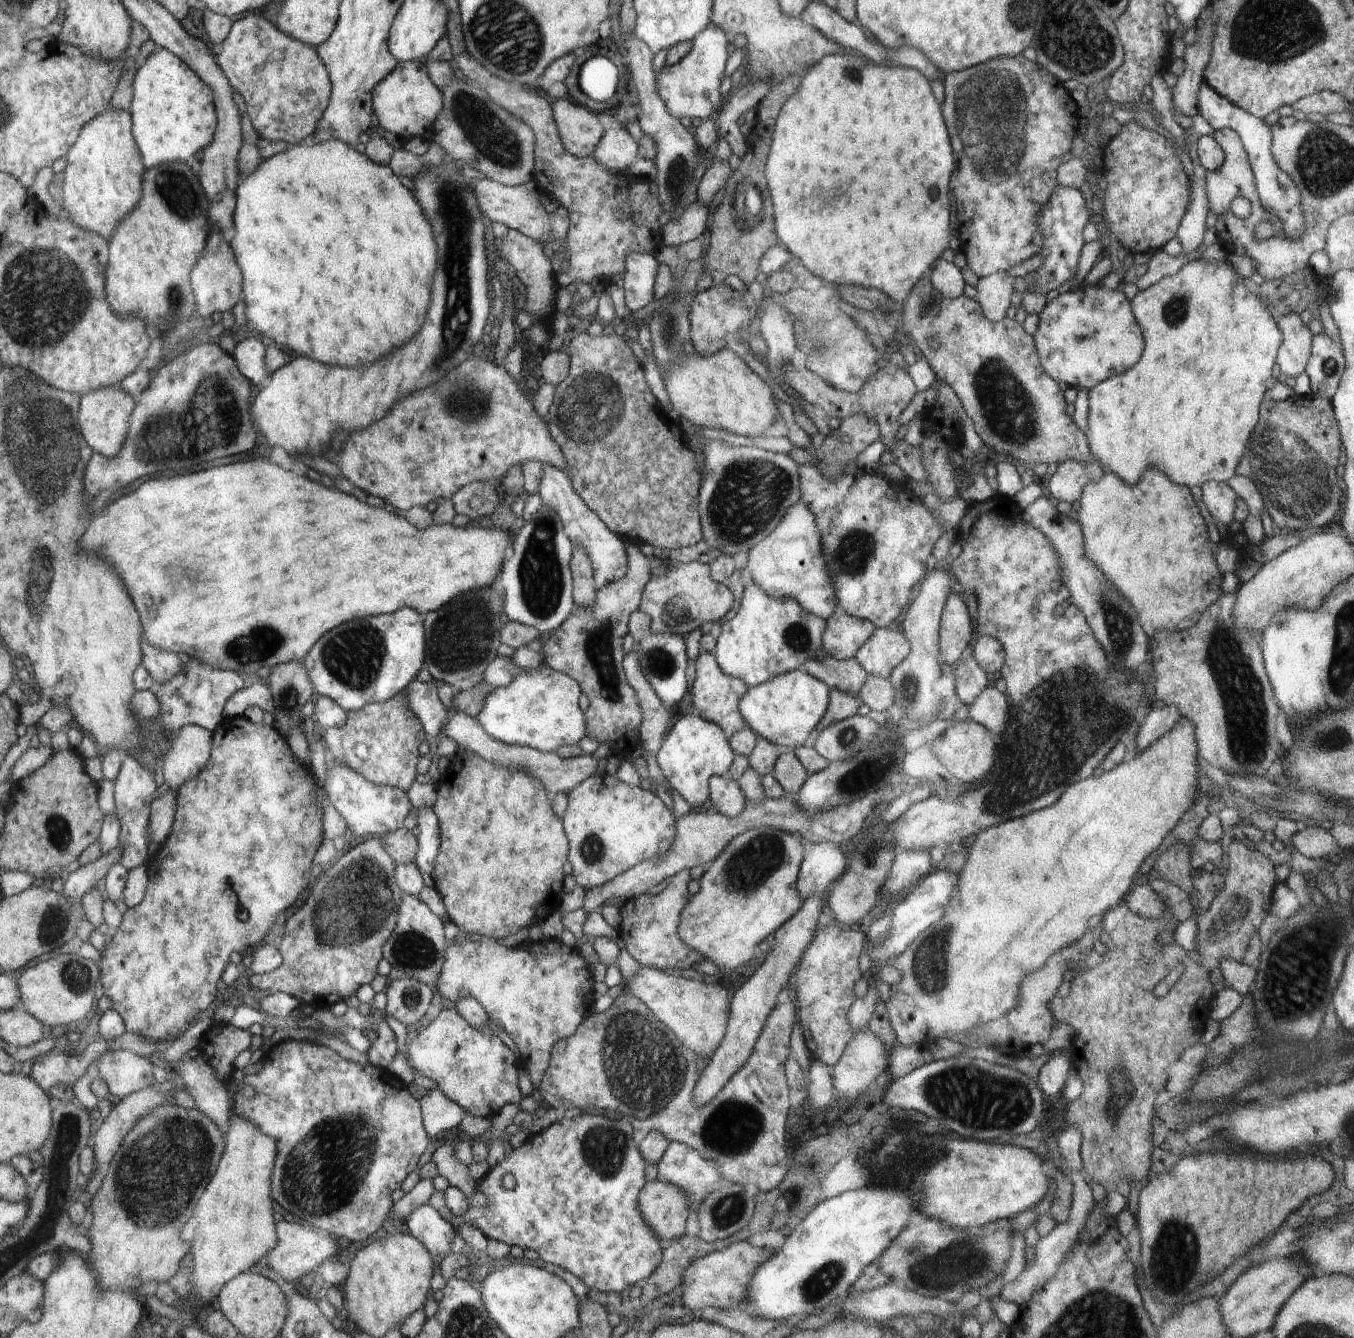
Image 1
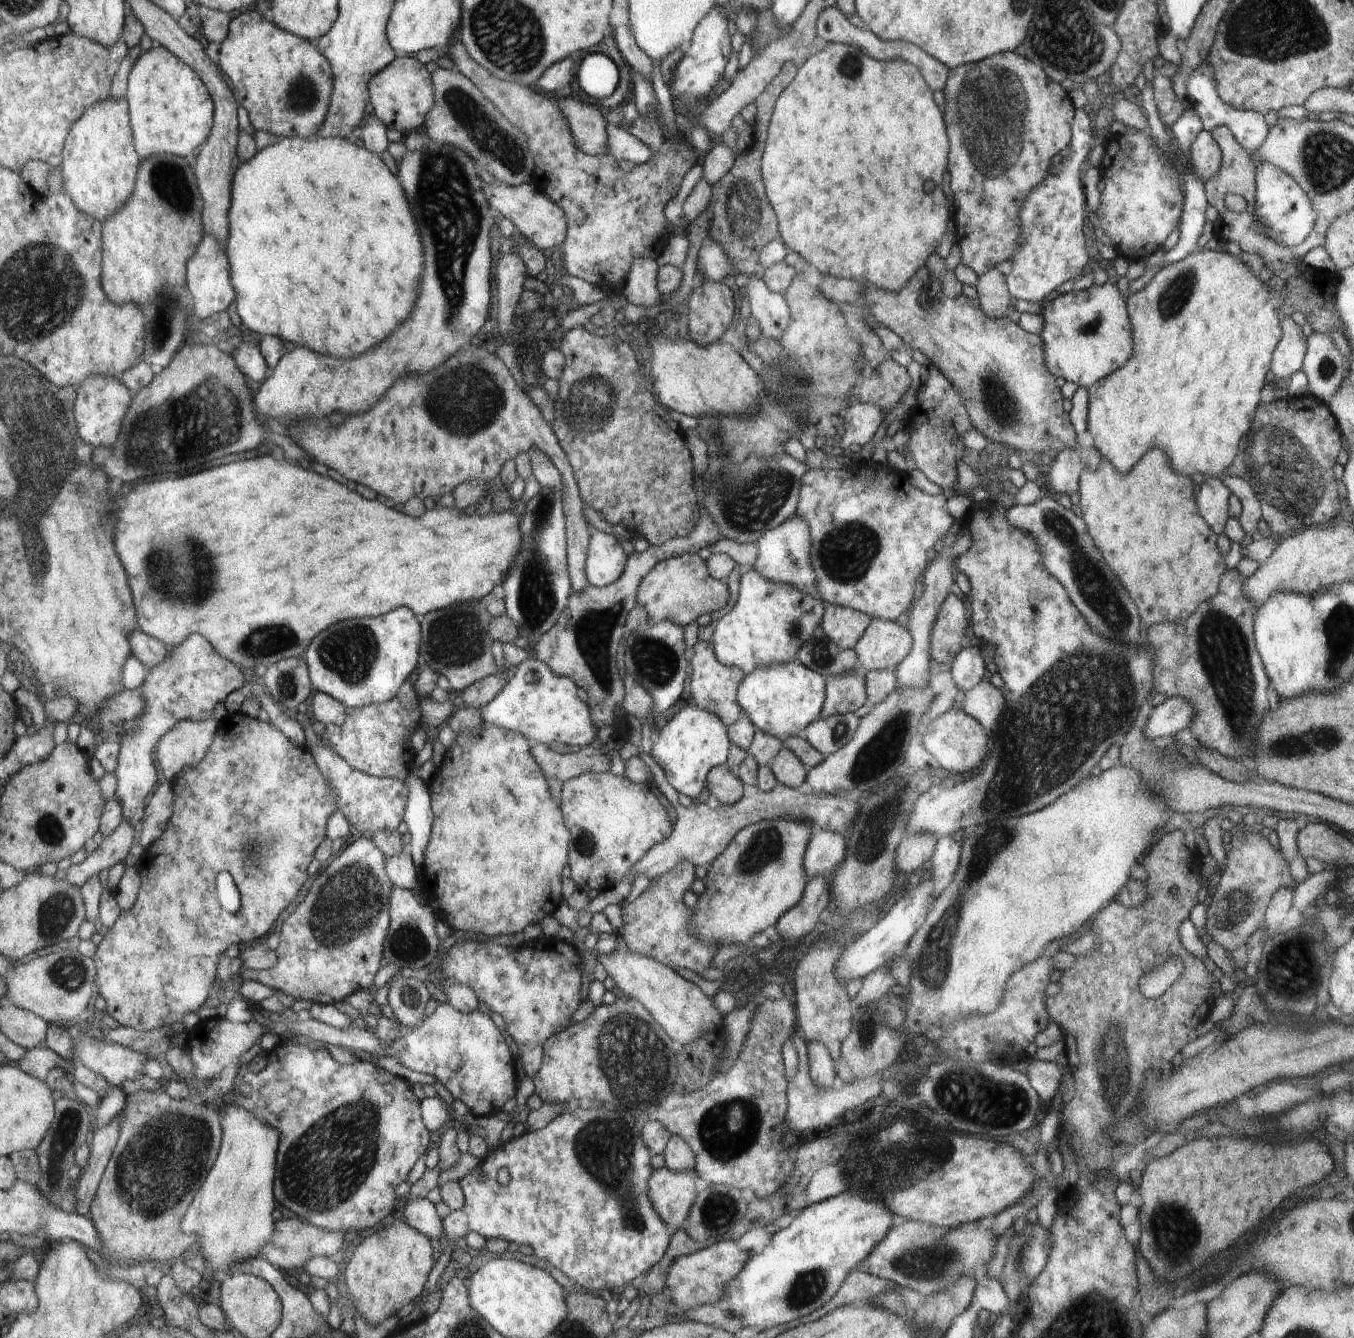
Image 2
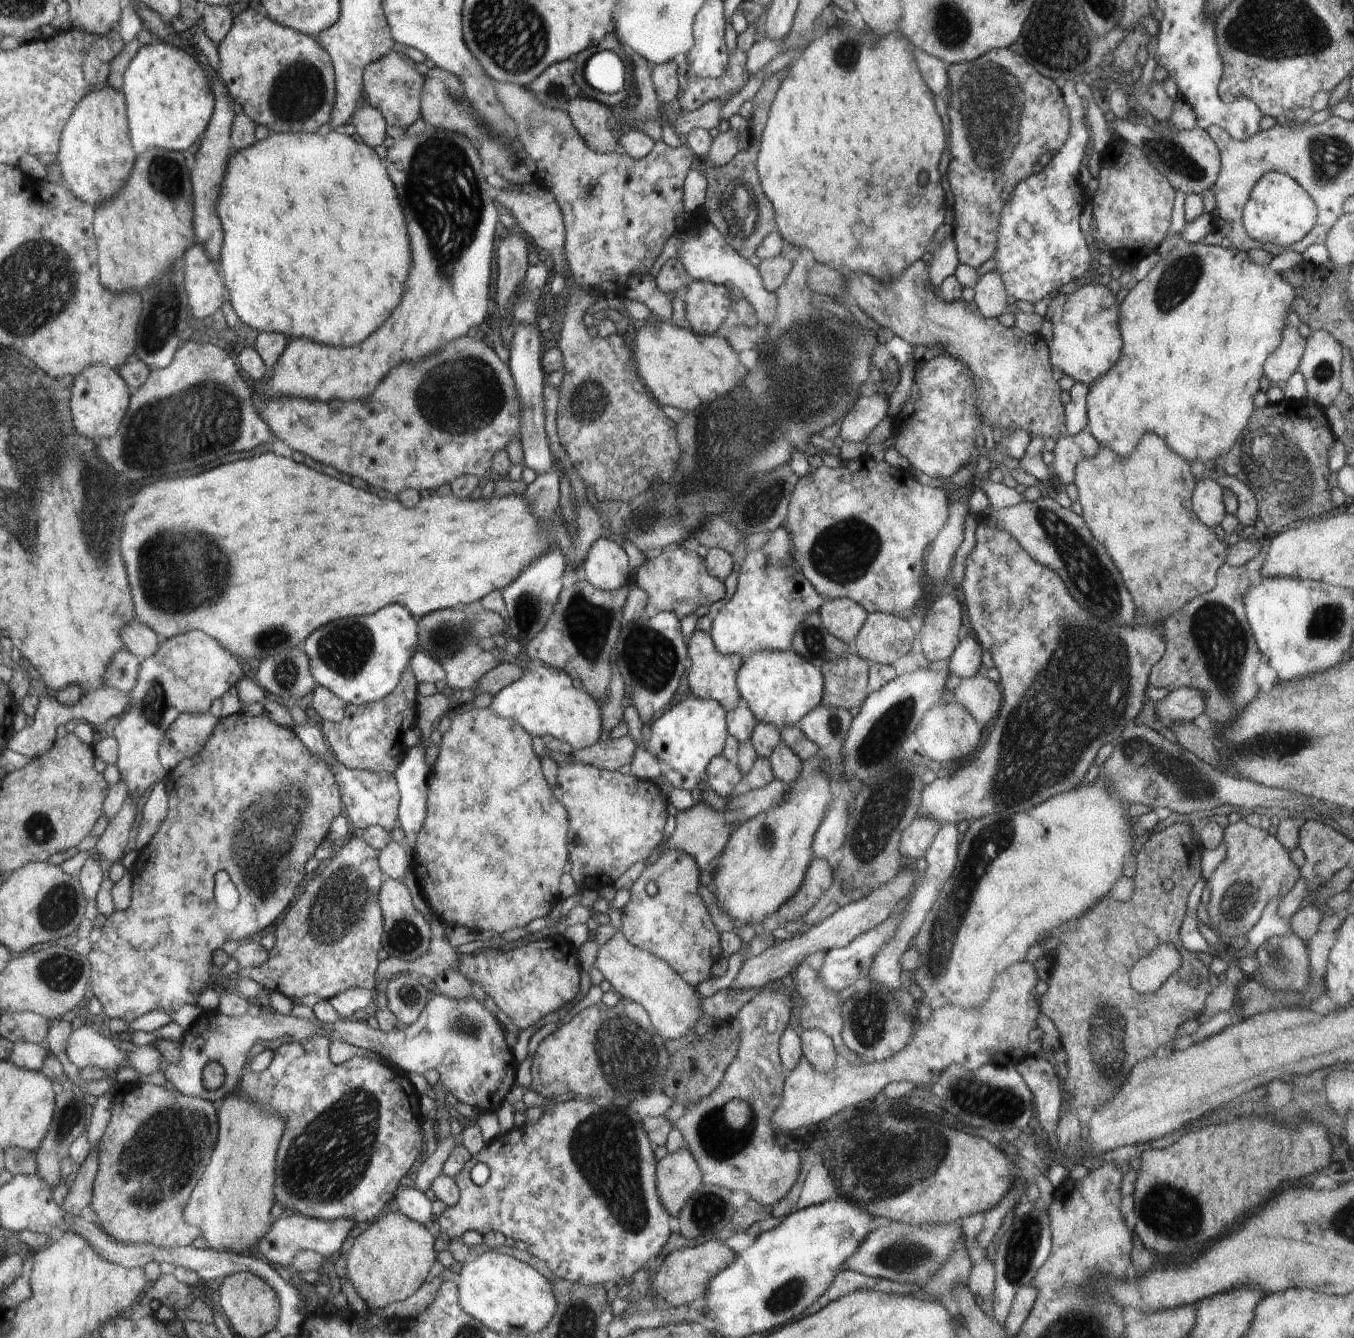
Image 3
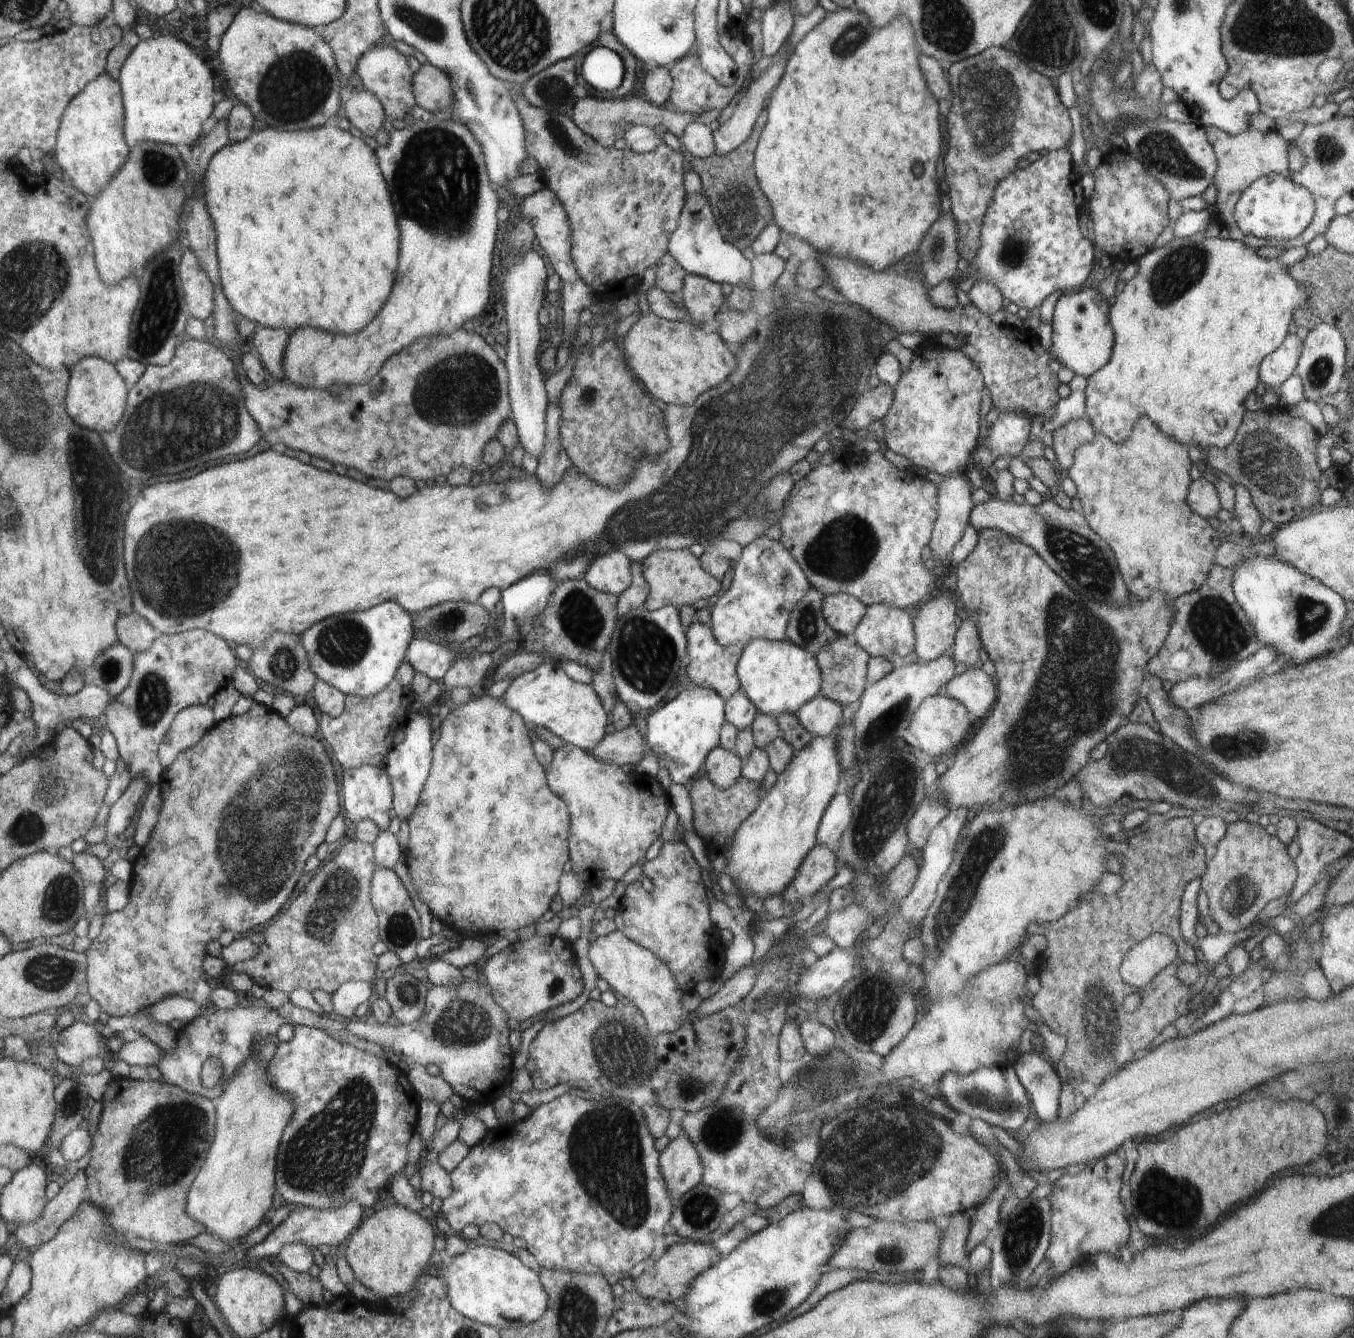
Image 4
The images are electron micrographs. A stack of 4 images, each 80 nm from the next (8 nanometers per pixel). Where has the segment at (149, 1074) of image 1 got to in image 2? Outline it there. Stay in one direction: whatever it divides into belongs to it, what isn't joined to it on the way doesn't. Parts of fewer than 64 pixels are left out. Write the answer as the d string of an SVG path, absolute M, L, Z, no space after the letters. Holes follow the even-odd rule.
M83 1039L74 1046L74 1054L80 1057L82 1064L101 1074L111 1088L123 1090L126 1080L134 1080L145 1074L145 1063L149 1059L146 1053L139 1053L128 1047L103 1043L98 1039Z

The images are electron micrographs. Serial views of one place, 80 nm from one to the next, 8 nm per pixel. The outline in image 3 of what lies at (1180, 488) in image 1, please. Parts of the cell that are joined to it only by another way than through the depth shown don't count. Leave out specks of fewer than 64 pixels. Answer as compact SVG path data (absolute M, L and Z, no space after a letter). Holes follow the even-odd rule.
M1150 432L1146 433L1137 444L1133 453L1124 459L1115 455L1115 452L1112 452L1109 448L1101 446L1095 457L1081 460L1076 465L1074 484L1076 488L1078 488L1079 501L1083 510L1082 518L1085 520L1090 532L1096 537L1096 540L1099 540L1100 544L1104 544L1104 548L1108 550L1108 556L1114 560L1118 572L1122 574L1122 580L1124 580L1126 588L1130 590L1130 594L1132 594L1132 598L1134 598L1134 602L1136 602L1138 617L1142 622L1164 622L1166 618L1182 610L1184 605L1188 604L1193 598L1210 592L1216 586L1217 570L1225 564L1227 558L1227 543L1220 542L1214 530L1202 524L1196 516L1192 506L1192 495L1194 487L1196 486L1196 478L1190 471L1190 464L1185 458L1178 456L1159 436Z

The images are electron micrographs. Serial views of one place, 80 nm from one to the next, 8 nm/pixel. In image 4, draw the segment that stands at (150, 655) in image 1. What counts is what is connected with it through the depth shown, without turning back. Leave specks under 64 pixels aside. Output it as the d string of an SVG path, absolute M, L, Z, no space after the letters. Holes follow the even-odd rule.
M133 610L129 615L121 615L117 622L119 642L134 655L147 651L161 635L141 614Z

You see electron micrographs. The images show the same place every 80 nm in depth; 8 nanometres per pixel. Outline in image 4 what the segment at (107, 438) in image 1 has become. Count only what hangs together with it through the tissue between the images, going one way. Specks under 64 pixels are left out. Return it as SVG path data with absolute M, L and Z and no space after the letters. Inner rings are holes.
M88 357L71 370L66 400L67 412L82 428L96 434L114 431L126 414L128 391L123 377L112 363L100 357Z

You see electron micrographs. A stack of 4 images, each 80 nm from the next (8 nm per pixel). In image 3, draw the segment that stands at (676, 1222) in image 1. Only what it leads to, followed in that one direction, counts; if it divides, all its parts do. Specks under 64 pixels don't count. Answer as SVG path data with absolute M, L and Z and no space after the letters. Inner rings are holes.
M688 1148L679 1153L668 1153L659 1162L658 1194L672 1216L679 1216L683 1204L703 1183L694 1157Z

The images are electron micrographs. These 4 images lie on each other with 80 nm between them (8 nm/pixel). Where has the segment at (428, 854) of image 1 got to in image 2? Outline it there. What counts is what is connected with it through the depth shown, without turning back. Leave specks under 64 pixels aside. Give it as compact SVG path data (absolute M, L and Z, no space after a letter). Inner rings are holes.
M409 777L406 784L409 793L403 820L406 821L407 831L410 833L407 849L413 858L416 872L420 873L424 864L424 848L428 846L428 840L432 834L434 813L428 783L422 779Z

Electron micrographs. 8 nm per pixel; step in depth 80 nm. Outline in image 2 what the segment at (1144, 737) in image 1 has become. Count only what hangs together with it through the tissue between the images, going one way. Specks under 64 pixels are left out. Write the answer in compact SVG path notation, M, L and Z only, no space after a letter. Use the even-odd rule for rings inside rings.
M1180 696L1167 698L1162 704L1153 706L1143 733L1147 739L1164 742L1191 725L1192 705Z

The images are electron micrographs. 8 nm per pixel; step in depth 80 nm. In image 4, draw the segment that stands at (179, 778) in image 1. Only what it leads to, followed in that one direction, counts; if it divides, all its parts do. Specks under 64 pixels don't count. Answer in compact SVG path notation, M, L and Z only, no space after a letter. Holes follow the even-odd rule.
M208 705L186 707L180 711L159 750L164 768L168 768L181 752L196 746L215 724L213 709Z

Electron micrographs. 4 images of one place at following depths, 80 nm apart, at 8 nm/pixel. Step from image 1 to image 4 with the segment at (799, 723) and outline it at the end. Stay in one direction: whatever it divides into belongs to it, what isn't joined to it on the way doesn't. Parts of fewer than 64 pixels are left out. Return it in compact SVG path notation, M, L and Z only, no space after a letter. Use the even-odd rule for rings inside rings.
M753 639L742 648L738 677L742 691L755 704L758 712L776 719L784 712L796 716L797 711L810 703L821 690L821 672L817 659L807 649L788 640Z

